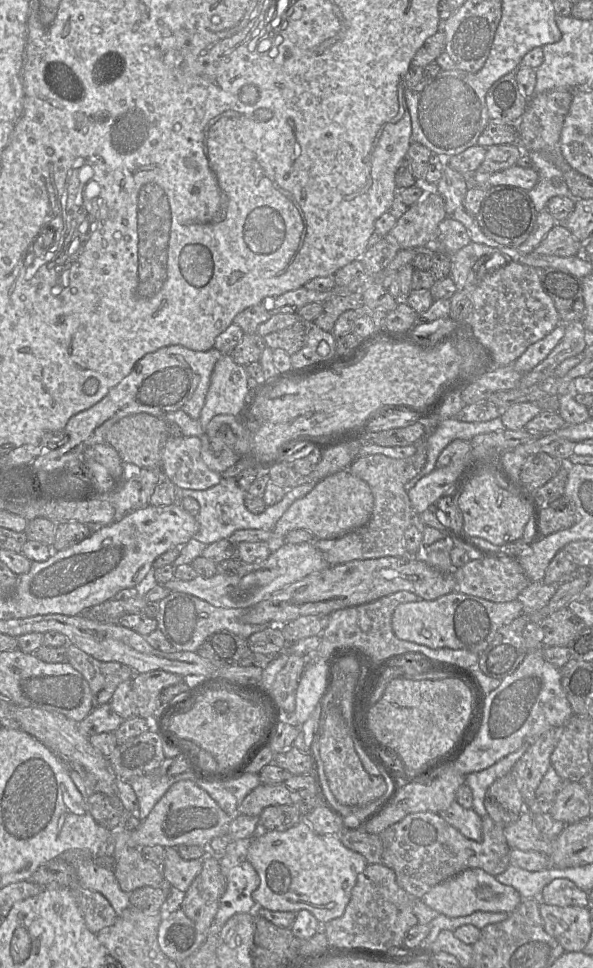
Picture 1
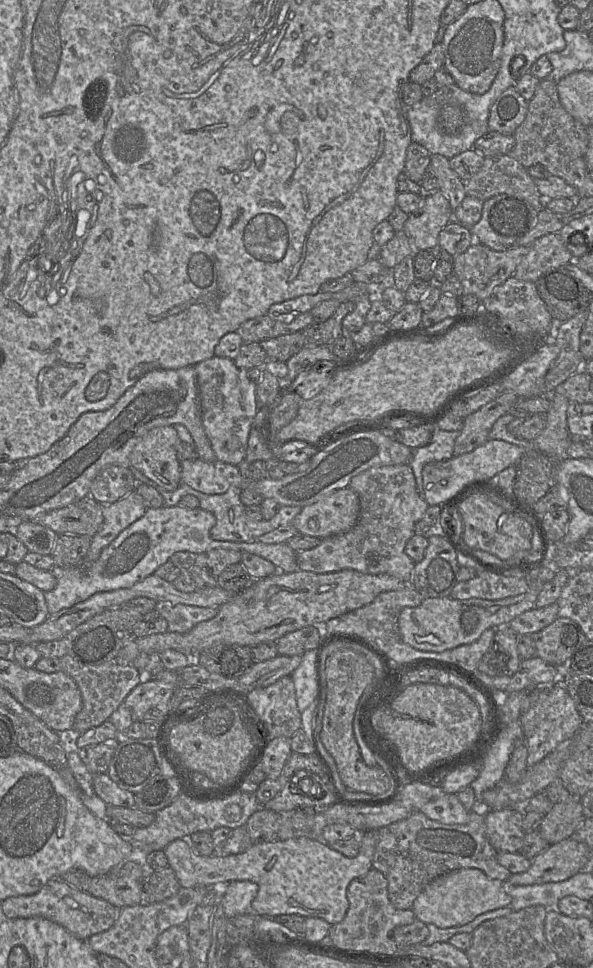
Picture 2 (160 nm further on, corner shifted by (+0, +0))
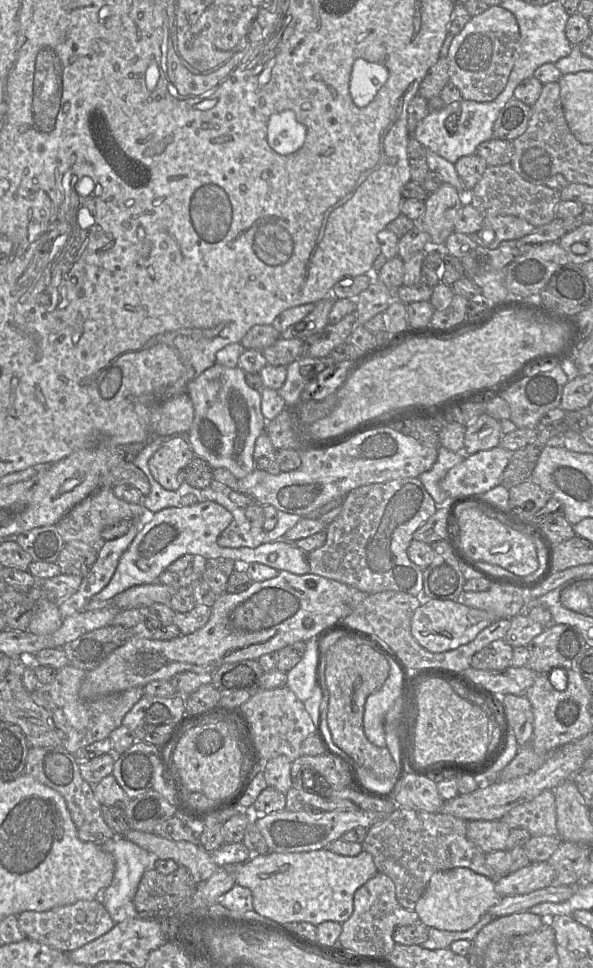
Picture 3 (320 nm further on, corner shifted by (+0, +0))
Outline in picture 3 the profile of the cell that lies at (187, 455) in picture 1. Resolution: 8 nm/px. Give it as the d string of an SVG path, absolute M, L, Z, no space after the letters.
M377 428L363 432L347 442L328 449L309 445L301 448L301 466L293 471L269 474L258 468L245 478L238 479L238 492L251 495L261 505L271 505L279 511L306 517L328 502L344 498L350 491L368 484L383 483L395 479L419 477L430 470L437 460L438 448L427 447L395 428Z

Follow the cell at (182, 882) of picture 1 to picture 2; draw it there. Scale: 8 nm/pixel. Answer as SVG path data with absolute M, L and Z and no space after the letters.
M372 829L358 834L360 851L354 858L349 858L334 850L322 839L308 837L277 840L274 842L254 843L249 849L240 854L205 857L197 854L188 839L176 839L164 849L168 867L175 872L181 888L215 887L221 888L231 881L251 881L258 885L256 897L252 901L252 908L261 916L278 916L297 914L303 917L316 917L334 925L341 922L349 908L347 890L351 881L364 876L372 869L375 848L379 840L379 829Z

